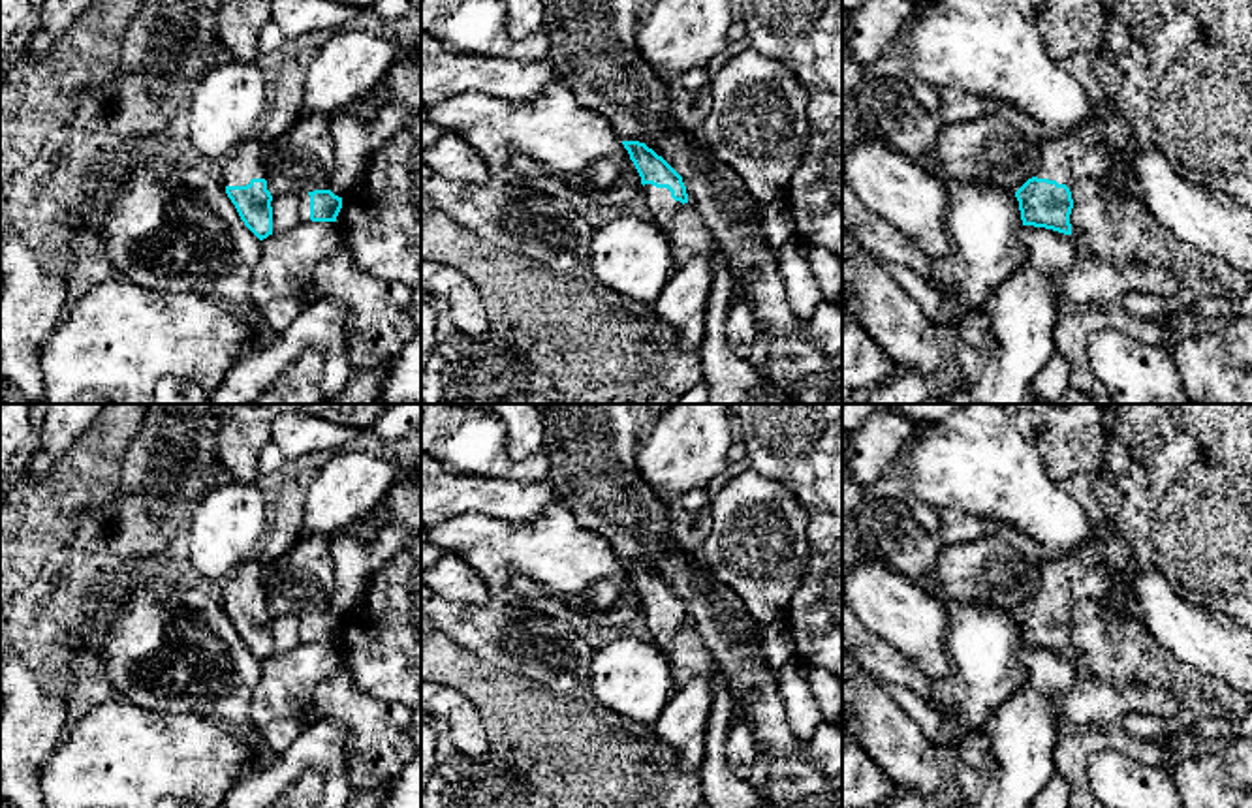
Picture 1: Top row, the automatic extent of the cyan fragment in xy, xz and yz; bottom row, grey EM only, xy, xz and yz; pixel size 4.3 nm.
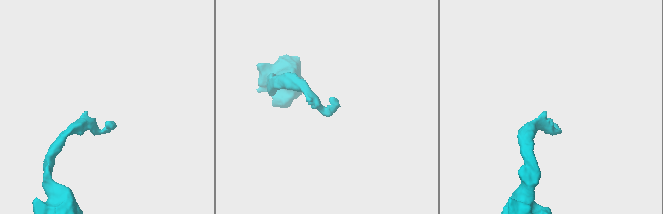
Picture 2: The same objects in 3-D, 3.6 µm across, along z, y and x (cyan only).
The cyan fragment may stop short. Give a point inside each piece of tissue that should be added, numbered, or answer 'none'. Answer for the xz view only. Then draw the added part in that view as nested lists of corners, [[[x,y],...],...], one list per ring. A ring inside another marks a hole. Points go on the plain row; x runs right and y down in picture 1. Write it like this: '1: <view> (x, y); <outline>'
1: xz (662, 626); [[[652,605],[643,607],[643,618],[652,633],[652,643],[660,650],[665,650],[671,645],[675,633],[682,628],[681,622],[671,618],[667,609],[656,609]]]

